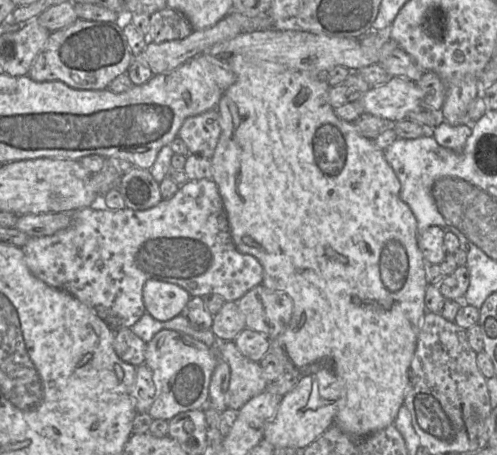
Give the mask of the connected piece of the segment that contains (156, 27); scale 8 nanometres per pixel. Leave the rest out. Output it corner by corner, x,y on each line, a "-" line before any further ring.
166,7
150,15
147,38
155,43
181,40
192,33
193,29
187,18
172,8

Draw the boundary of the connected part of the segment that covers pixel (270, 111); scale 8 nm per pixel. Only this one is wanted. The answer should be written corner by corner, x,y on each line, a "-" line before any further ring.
235,56
229,60
221,60
222,65
230,69
236,76
235,82
228,87
221,96
216,110
219,113
219,125
221,128
220,136
213,153
210,158
212,177
211,179
216,183
218,192
222,199
227,220
230,227
230,233
237,250
243,254
254,256
263,267
263,281
262,285
271,290
285,292
293,301
292,318
286,329
275,339
271,340
271,350
273,354
281,361
286,372
289,372
297,377
304,377
315,373
322,369
332,370
343,381
343,395
341,396
341,405
334,418
334,425
341,431
352,436
366,436
373,432
384,429
385,427
394,423
400,407
403,405
405,393
408,388
408,373
413,354
416,349
417,337
419,334
422,320
426,313
424,304
424,297
428,282
425,274
425,260
424,256
418,247
417,222
414,214
409,206
400,199
400,182
396,177
389,163
386,161
384,151
379,149
374,141
363,137
355,127
354,123
346,122
339,119
335,113
334,108
328,103
328,91
330,86
326,82
324,76
318,74
310,74
298,70
291,70
281,64
249,59
244,56

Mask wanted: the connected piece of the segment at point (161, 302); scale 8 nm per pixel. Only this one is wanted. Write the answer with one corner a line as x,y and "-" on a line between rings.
156,279
145,282
142,296
146,312
159,321
168,321
180,315
191,298
177,284

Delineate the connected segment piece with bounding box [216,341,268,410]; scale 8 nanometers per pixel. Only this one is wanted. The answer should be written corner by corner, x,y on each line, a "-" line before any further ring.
218,341
216,352
219,360
224,360
230,368
228,408
239,410
252,397
267,388
268,381
263,375
260,363
243,356
234,341

